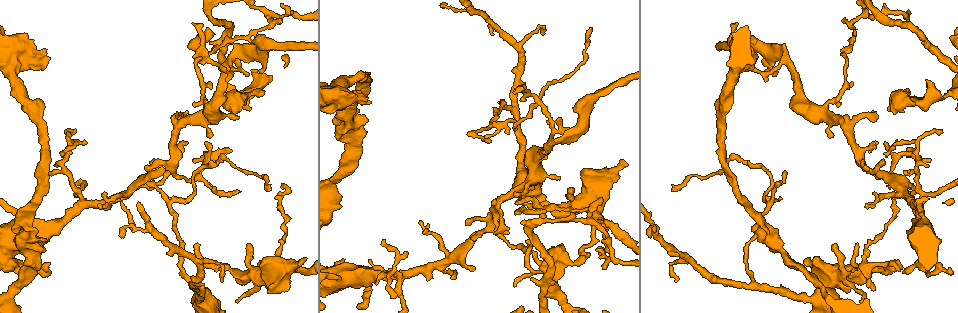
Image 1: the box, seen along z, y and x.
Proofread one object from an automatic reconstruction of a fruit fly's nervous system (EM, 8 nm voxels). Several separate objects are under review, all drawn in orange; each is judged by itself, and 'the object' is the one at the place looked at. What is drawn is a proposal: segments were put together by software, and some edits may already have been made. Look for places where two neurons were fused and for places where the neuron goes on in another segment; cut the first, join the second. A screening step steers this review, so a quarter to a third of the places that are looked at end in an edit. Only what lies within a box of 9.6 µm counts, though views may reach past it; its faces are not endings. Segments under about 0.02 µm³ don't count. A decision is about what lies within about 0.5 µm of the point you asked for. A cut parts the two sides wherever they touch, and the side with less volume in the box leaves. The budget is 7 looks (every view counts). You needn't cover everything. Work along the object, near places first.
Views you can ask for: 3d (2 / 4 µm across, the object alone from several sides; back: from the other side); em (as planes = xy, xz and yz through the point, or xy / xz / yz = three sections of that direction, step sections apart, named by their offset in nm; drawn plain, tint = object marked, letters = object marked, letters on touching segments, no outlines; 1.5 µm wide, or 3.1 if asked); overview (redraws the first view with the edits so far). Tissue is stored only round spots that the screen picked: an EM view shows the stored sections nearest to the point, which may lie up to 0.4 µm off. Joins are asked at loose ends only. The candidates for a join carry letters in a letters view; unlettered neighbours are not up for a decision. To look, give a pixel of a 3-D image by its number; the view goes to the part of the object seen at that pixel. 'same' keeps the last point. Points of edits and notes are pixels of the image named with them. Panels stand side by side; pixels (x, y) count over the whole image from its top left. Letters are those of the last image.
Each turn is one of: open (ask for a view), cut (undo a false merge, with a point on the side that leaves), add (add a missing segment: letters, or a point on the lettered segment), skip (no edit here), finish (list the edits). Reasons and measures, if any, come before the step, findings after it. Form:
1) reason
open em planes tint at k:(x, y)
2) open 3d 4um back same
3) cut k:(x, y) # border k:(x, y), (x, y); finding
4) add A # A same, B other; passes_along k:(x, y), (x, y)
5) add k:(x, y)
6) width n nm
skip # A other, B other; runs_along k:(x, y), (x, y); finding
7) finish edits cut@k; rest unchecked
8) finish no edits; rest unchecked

free end
open em planes letters at 1:(361, 154)

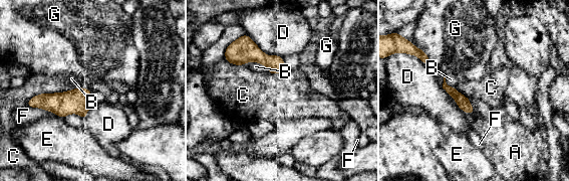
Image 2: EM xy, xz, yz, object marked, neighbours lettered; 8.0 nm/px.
longest_contact C 550 nm
skip # A other, B other, C other, D other, E other, F other, G other; border 2:(90, 91), (40, 93), (26, 105); no lettered segment goes on from it

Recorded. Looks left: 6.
an open end
open em planes letters at 1:(487, 142)

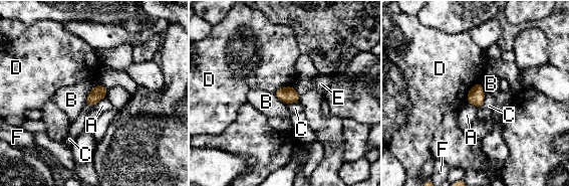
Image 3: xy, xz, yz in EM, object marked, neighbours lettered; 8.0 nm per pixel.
width 110 nm
skip # A other, B other, C other, D other, E other, F other; border 3:(100, 83), (90, 90), (84, 104); none of them fits

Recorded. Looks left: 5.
free end
open 3d 2um at 1:(584, 257)

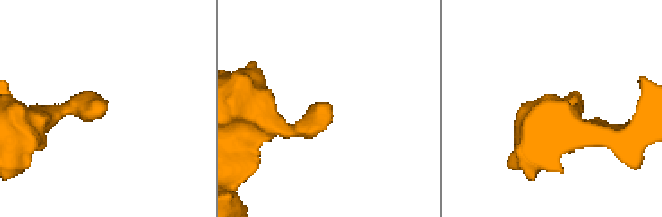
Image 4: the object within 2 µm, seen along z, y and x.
now the EM
open em xz step 4 letters at 4:(325, 107)

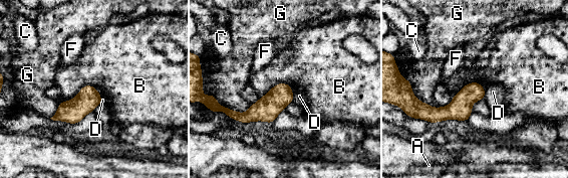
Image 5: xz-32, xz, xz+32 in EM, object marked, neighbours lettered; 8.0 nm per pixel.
open em planes letters same

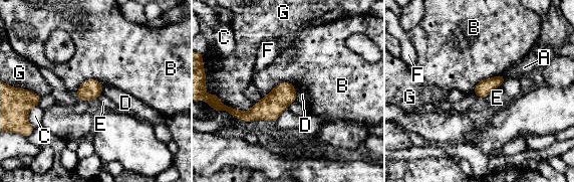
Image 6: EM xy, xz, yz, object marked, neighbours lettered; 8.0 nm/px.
longest_contact G 300 nm
skip # A other, B other, C other, D other, E other, F other, G other; runs_along 6:(292, 88), (253, 115), (231, 110); none of them fits

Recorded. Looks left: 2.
finish no edits; rest unchecked

